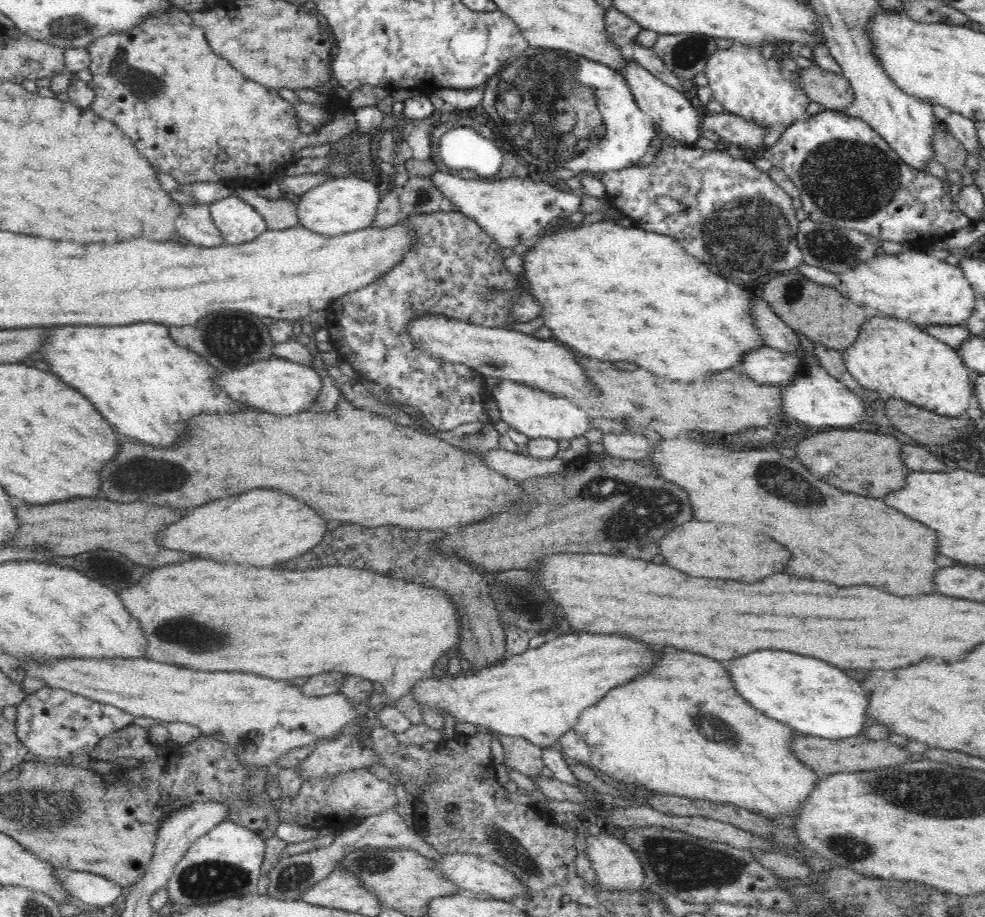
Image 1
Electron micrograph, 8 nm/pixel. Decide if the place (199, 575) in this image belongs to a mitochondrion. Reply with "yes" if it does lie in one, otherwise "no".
no

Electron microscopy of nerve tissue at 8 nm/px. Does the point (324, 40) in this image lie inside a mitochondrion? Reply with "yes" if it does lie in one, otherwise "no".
no

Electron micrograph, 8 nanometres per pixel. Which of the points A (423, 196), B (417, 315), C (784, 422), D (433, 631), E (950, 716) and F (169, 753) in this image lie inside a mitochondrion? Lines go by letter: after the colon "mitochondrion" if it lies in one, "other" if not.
A: mitochondrion
B: other
C: other
D: other
E: other
F: other

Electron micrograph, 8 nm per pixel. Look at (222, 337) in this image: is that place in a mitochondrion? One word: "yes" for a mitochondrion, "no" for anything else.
yes

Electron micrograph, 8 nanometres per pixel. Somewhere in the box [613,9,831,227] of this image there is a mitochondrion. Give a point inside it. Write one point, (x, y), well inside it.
(685, 55)

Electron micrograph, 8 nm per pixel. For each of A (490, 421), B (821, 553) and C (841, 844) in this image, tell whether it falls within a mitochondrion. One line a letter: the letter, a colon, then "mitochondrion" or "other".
A: other
B: other
C: mitochondrion

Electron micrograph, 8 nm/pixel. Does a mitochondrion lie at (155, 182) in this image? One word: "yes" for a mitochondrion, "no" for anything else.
no

